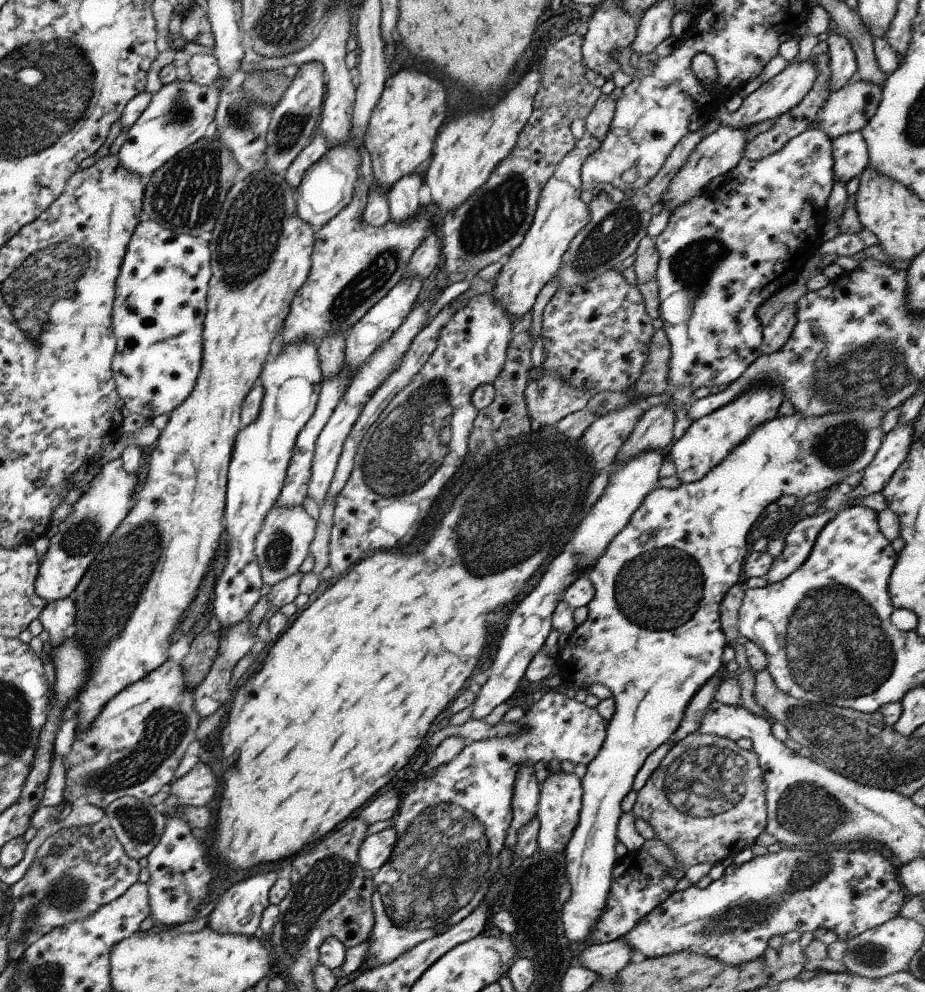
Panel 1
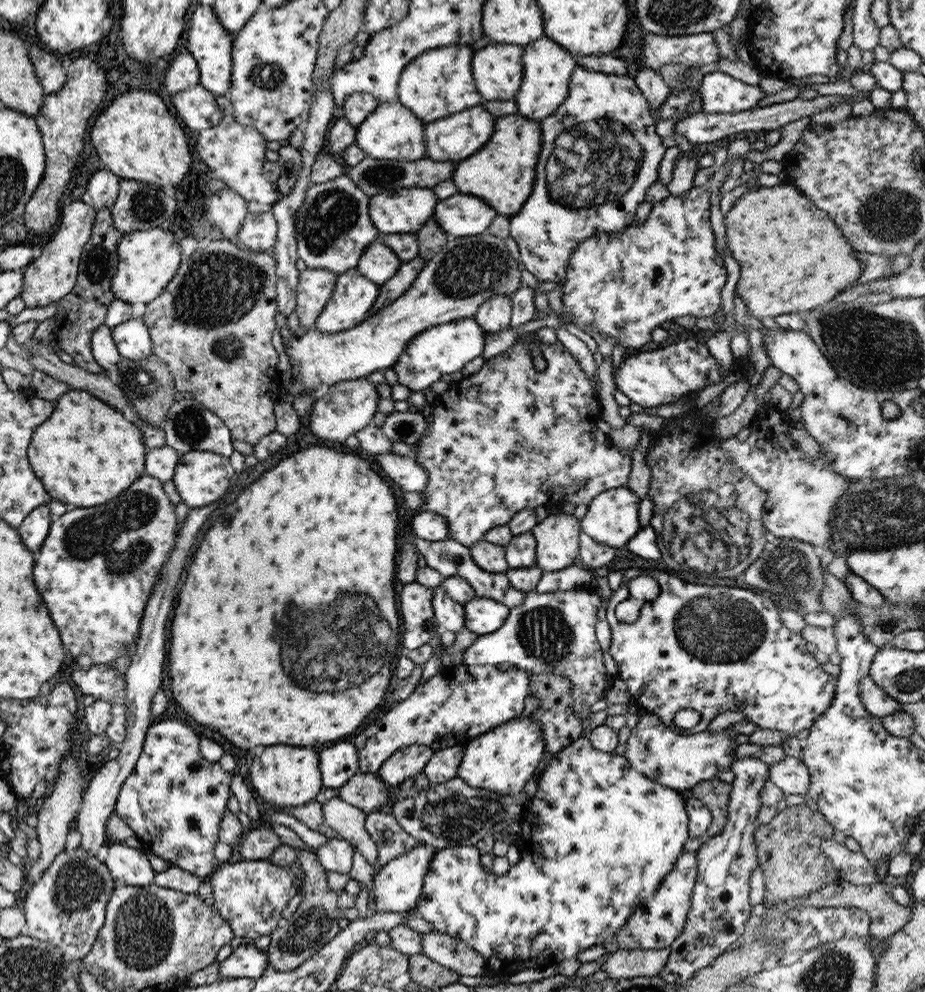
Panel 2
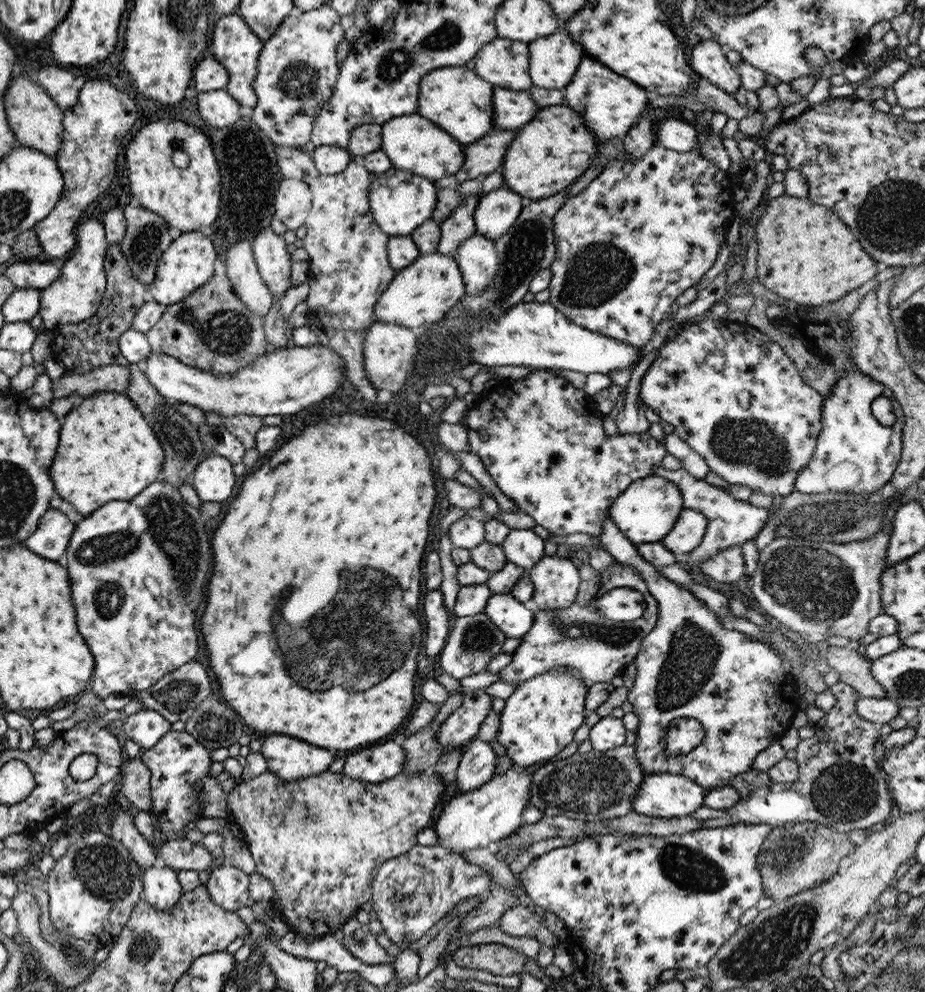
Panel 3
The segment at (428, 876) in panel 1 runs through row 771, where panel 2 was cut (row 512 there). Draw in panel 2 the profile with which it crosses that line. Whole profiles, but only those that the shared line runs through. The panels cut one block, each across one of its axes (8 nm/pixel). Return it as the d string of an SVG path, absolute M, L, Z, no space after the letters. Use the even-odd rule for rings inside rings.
M536 332L520 338L508 350L485 360L482 368L475 373L462 378L459 382L453 383L450 390L438 394L433 403L433 421L428 423L424 436L414 445L416 454L414 459L428 470L428 486L421 492L423 502L418 509L419 512L430 511L440 513L448 521L448 531L450 539L466 545L468 548L474 543L485 538L486 532L492 527L507 525L509 520L520 510L530 508L535 510L538 506L545 507L545 504L558 504L558 502L568 502L568 504L590 504L600 492L610 490L610 488L626 487L632 472L632 451L634 448L620 451L613 447L609 441L606 428L601 423L601 408L599 397L595 394L593 386L588 380L588 376L581 369L579 362L568 352L568 349L560 342L554 345L540 344L542 357L546 361L546 368L542 372L536 371L530 348L537 337Z

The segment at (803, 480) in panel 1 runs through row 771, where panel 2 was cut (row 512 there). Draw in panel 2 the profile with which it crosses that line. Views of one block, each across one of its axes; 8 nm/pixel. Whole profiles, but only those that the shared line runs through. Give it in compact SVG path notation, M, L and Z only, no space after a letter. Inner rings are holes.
M626 487L610 488L600 492L590 504L587 512L581 520L582 530L596 541L610 547L622 548L627 542L636 536L641 529L638 521L638 508L640 508L640 496Z

